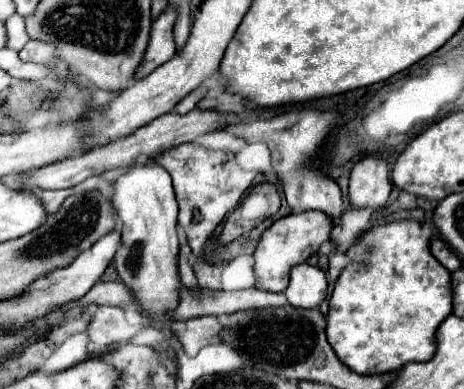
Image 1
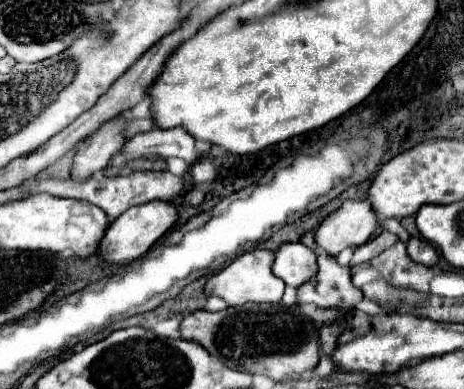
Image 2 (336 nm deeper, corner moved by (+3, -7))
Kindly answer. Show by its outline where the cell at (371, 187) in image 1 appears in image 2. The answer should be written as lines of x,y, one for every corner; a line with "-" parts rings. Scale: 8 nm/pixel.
346,199
338,211
330,213
316,231
318,253
338,255
346,247
366,243
378,229
378,215
370,201

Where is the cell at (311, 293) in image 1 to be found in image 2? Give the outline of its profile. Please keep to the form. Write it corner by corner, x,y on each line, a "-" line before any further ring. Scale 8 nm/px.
284,243
276,251
276,259
272,271
288,285
288,287
302,287
308,283
316,273
316,253
312,253
302,243

